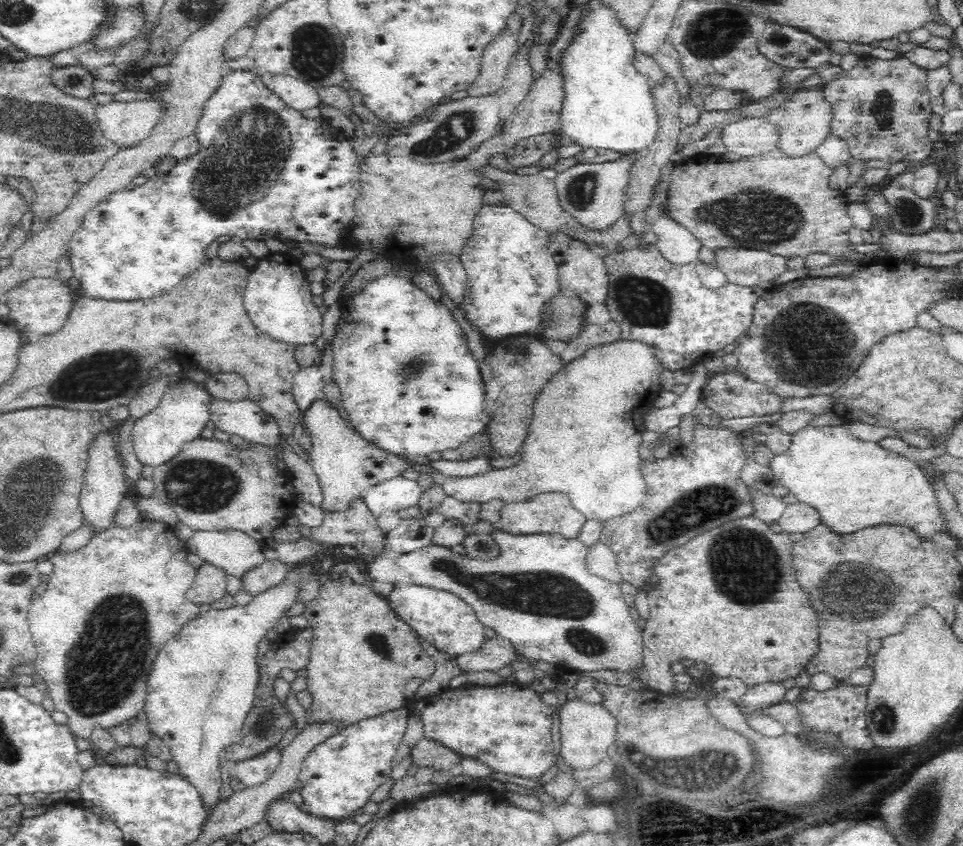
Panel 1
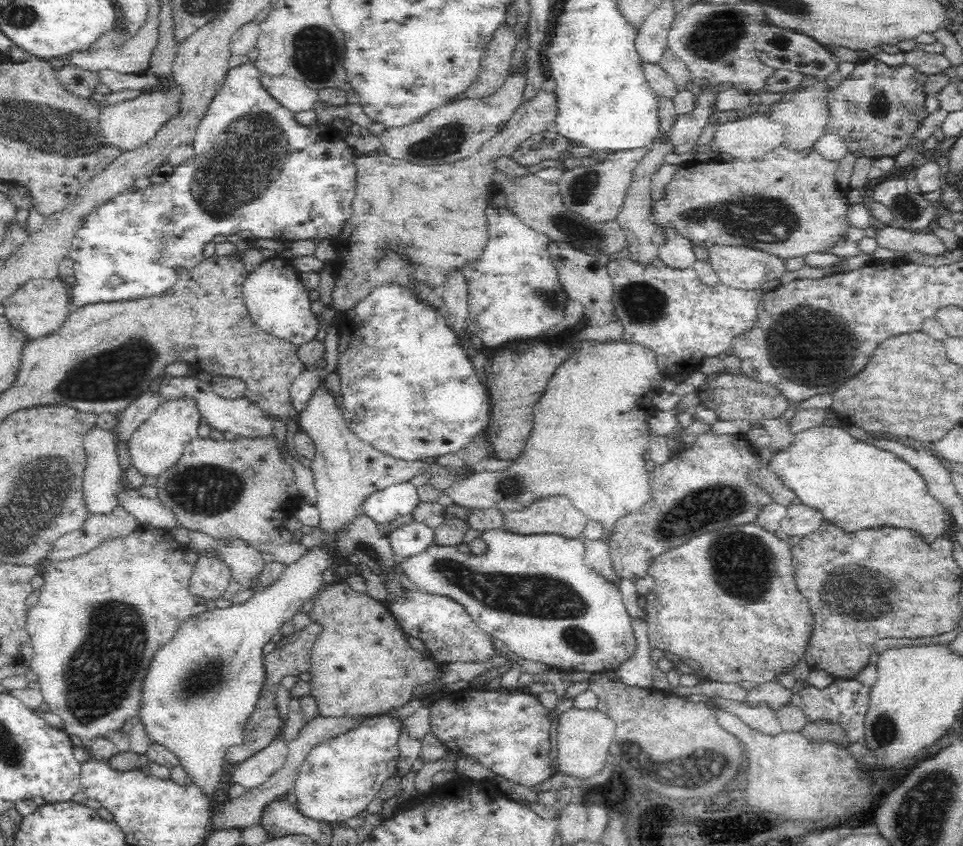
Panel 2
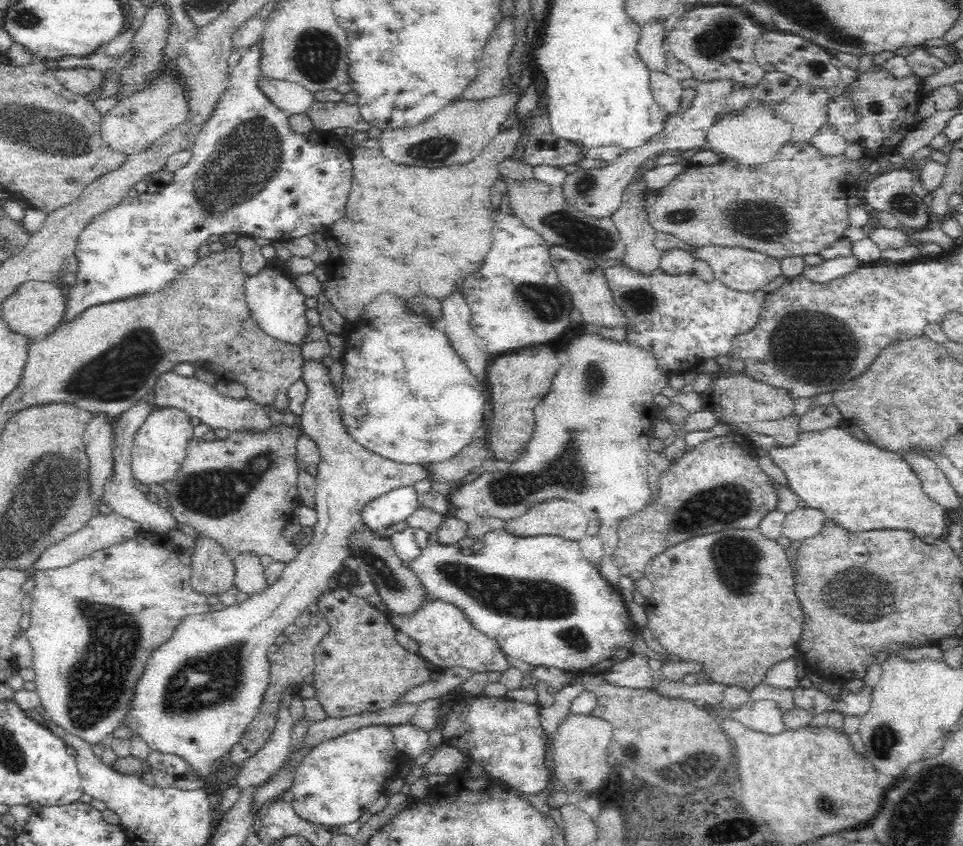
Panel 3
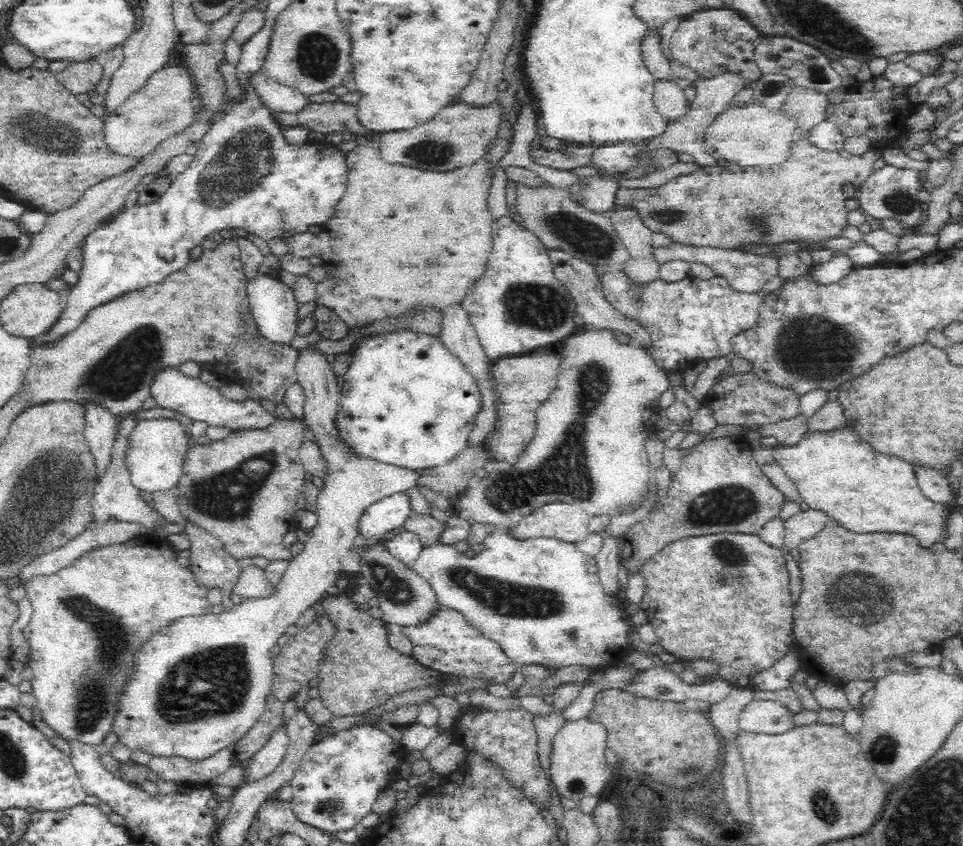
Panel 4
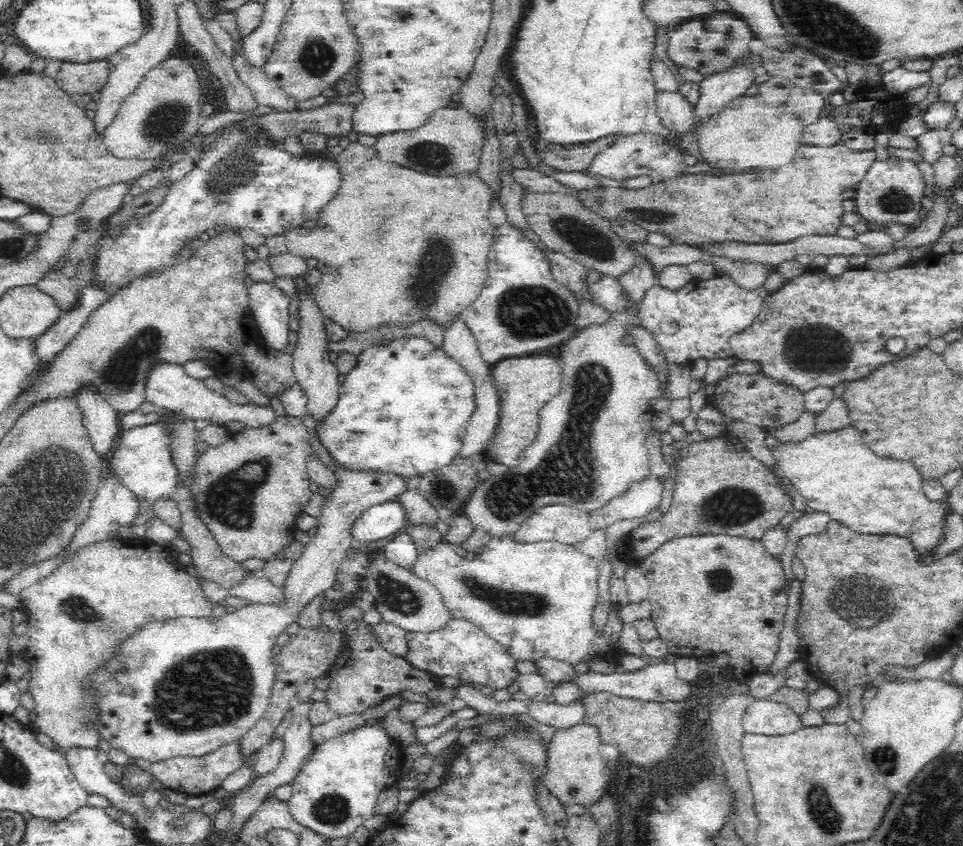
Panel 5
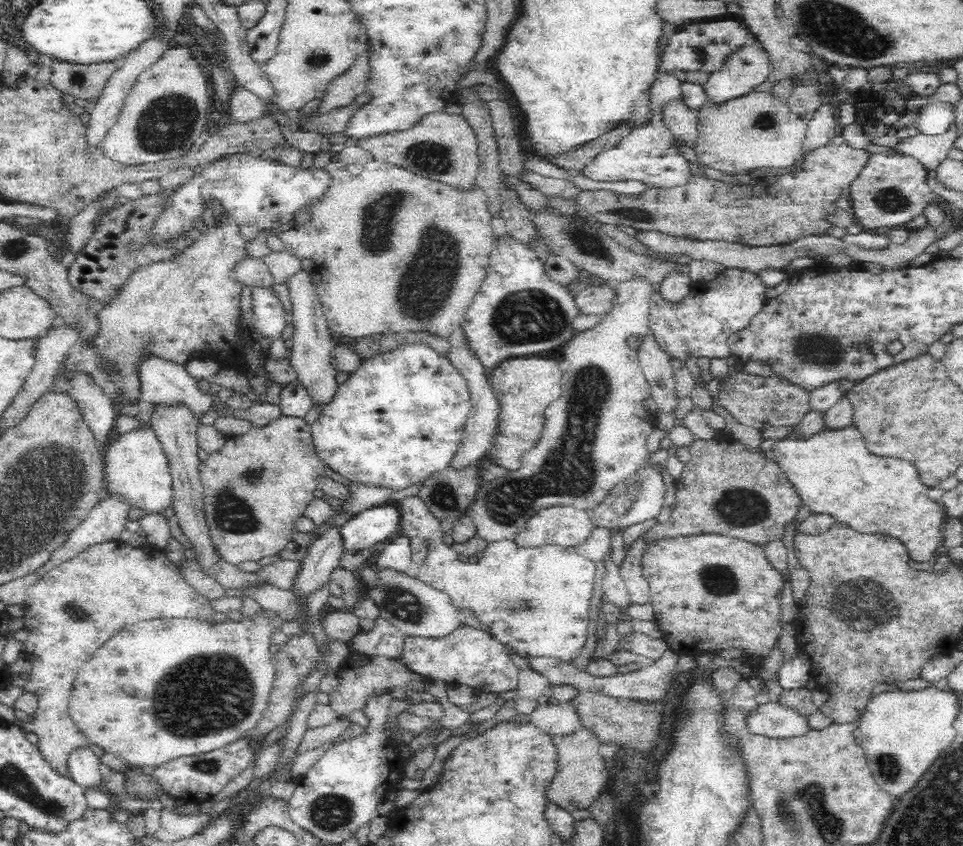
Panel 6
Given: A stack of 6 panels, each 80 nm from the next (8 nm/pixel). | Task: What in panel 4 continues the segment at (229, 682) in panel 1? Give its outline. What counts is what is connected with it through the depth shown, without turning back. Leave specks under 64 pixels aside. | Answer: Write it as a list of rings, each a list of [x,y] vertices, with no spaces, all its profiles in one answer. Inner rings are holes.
[[[311,345],[300,350],[296,362],[297,382],[302,385],[306,398],[300,421],[314,434],[325,461],[324,480],[319,482],[316,500],[317,524],[312,528],[310,539],[305,543],[302,553],[289,560],[286,572],[268,597],[246,599],[232,610],[220,614],[210,612],[200,616],[184,616],[144,646],[136,674],[124,688],[124,696],[120,698],[119,711],[112,724],[112,732],[118,736],[118,742],[126,744],[131,751],[146,750],[150,756],[181,756],[192,762],[202,762],[238,743],[263,713],[267,694],[271,691],[273,660],[268,655],[270,649],[305,610],[320,603],[327,595],[328,587],[340,577],[340,560],[348,554],[354,538],[359,536],[359,521],[364,510],[386,496],[418,487],[420,476],[415,469],[360,456],[355,453],[353,446],[340,437],[336,414],[341,381],[333,373],[331,362],[332,358],[320,356],[311,350]]]

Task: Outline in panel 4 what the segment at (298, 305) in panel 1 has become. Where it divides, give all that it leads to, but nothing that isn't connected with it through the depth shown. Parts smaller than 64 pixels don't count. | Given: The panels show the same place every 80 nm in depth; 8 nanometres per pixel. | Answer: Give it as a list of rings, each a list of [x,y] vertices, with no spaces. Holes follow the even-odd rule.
[[[259,273],[258,276],[252,277],[247,284],[247,297],[249,300],[249,309],[252,313],[255,323],[260,329],[260,333],[266,339],[274,343],[290,345],[292,338],[296,336],[298,330],[298,302],[292,288],[282,284],[278,276],[270,276]]]

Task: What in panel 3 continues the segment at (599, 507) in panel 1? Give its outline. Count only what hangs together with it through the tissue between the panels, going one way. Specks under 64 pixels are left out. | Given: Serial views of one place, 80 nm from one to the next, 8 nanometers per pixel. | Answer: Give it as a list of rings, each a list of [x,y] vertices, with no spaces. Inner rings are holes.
[[[595,333],[573,338],[565,352],[567,359],[557,368],[549,391],[532,410],[535,427],[531,439],[518,460],[510,464],[507,474],[483,472],[470,484],[452,489],[447,498],[452,508],[469,508],[479,516],[494,516],[502,521],[522,516],[532,505],[554,498],[576,503],[586,517],[600,522],[597,536],[604,543],[604,560],[599,573],[606,582],[617,587],[621,576],[613,563],[618,542],[617,522],[636,514],[650,500],[648,440],[651,436],[650,421],[657,409],[652,400],[668,386],[669,375],[659,371],[652,352],[620,340],[616,346],[616,341],[600,338]]]

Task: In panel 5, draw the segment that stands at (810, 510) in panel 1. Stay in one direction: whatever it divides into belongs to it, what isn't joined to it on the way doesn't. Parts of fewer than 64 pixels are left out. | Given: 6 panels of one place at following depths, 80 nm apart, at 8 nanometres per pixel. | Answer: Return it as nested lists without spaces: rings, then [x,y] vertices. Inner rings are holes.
[[[808,511],[800,516],[798,520],[794,520],[790,526],[788,526],[787,541],[784,550],[781,552],[781,562],[784,567],[784,573],[786,573],[787,580],[793,580],[793,572],[791,567],[791,560],[793,558],[795,546],[804,538],[804,536],[815,535],[816,533],[822,533],[828,528],[828,524],[832,518],[825,513],[818,513]]]

